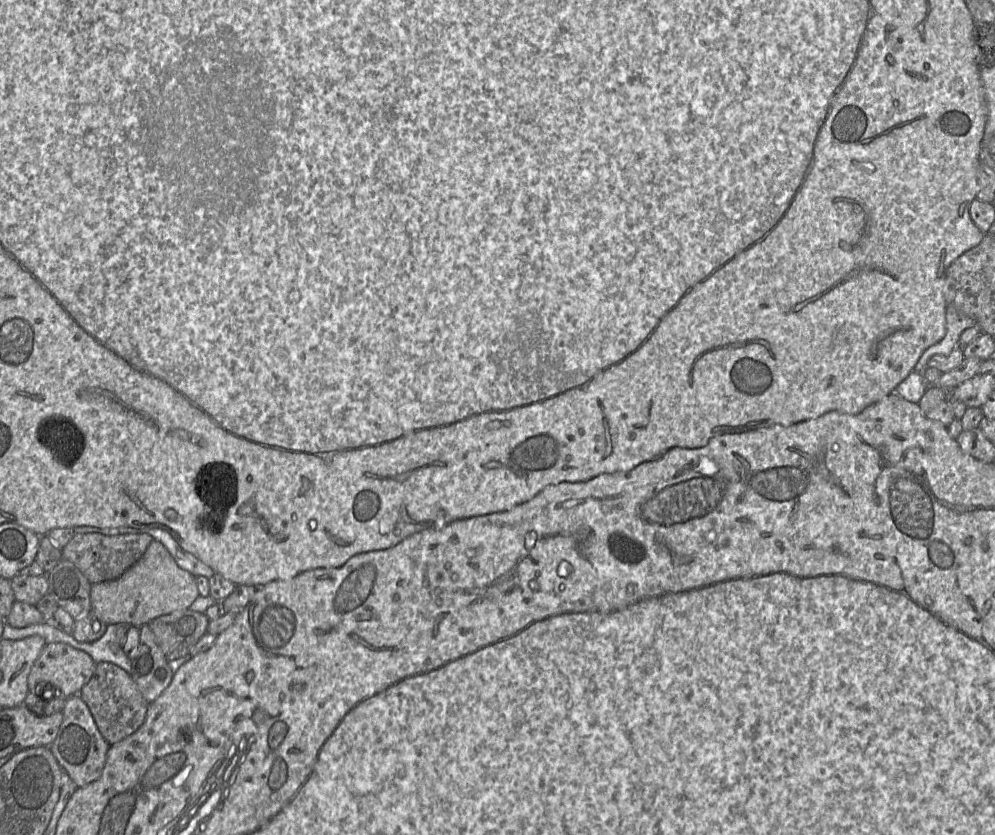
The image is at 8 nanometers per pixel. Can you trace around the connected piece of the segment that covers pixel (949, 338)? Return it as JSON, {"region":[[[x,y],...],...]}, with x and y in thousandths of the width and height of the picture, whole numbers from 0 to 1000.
{"region":[[[952,365],[951,401],[946,408],[929,420],[920,440],[920,444],[928,449],[930,438],[933,437],[933,432],[938,425],[953,425],[958,420],[958,418],[965,416],[964,408],[967,398],[979,389],[981,389],[979,382],[964,374],[959,366]]]}

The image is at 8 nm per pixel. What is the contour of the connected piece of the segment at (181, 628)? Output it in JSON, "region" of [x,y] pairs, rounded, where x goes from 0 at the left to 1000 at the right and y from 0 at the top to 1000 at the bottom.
{"region":[[[185,729],[171,735],[160,738],[148,749],[152,753],[156,769],[168,792],[173,792],[190,783],[191,777],[208,757],[210,747],[209,739],[202,733]]]}

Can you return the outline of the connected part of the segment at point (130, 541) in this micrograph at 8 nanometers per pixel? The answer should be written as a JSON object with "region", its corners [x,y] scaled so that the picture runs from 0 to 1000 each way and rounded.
{"region":[[[99,638],[75,640],[61,657],[62,668],[70,672],[90,699],[120,692],[138,673],[155,646],[148,638],[104,641]]]}

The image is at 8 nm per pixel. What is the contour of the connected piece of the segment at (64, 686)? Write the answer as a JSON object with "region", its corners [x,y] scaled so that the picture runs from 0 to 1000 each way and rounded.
{"region":[[[49,770],[45,772],[30,802],[28,826],[41,835],[43,832],[41,820],[48,820],[53,823],[48,825],[53,828],[54,832],[69,836],[79,831],[92,812],[95,801],[96,794],[86,781],[65,770]]]}

